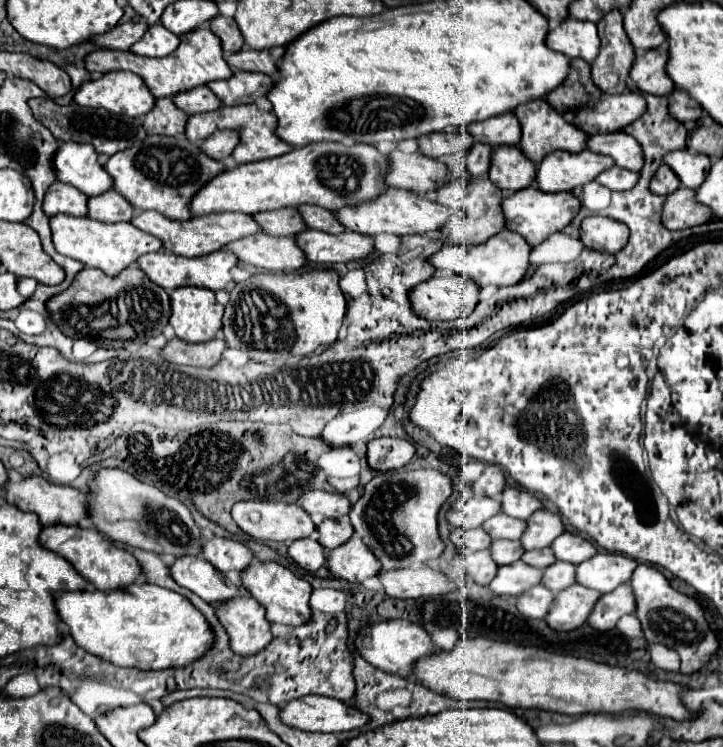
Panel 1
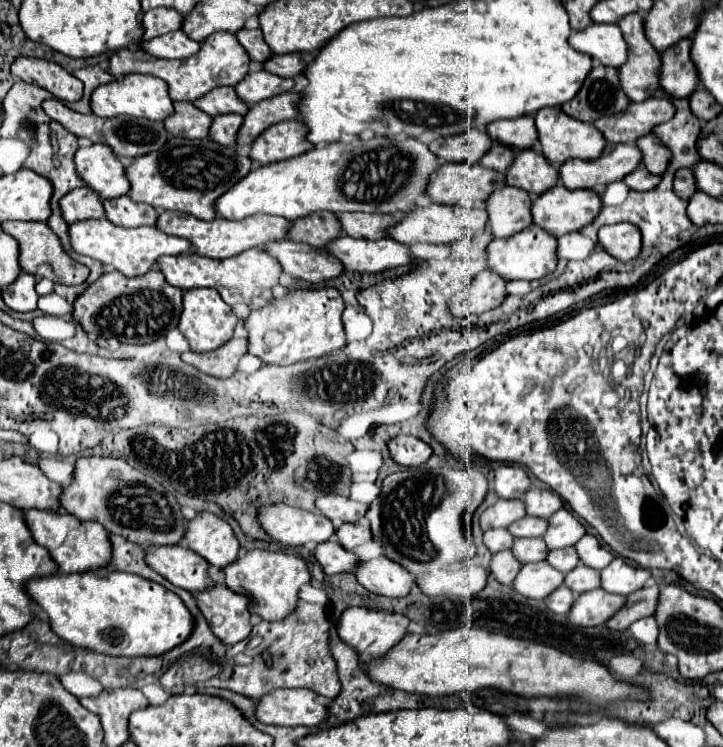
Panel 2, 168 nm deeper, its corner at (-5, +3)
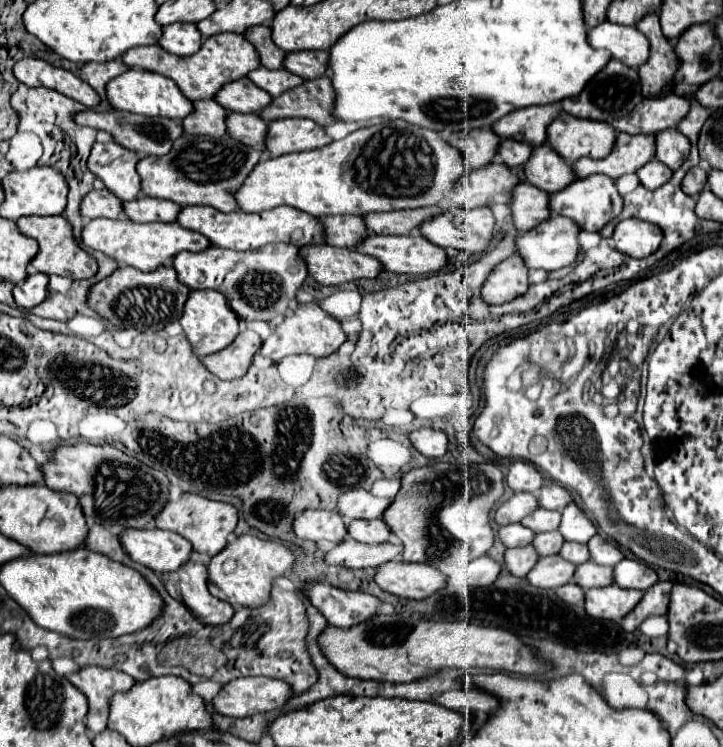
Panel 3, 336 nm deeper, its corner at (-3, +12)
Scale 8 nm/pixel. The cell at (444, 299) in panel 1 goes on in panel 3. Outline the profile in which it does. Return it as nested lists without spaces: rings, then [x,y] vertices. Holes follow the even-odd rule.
[[[511,256],[497,264],[481,288],[481,296],[487,304],[505,304],[523,296],[529,288],[527,268],[521,256]]]

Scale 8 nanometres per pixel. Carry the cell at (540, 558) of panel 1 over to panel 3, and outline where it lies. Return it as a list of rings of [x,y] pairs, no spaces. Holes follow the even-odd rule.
[[[565,542],[561,552],[559,552],[559,556],[569,560],[569,562],[573,562],[573,564],[577,564],[577,566],[587,562],[587,560],[591,560],[589,548],[585,544],[577,544],[577,542]]]

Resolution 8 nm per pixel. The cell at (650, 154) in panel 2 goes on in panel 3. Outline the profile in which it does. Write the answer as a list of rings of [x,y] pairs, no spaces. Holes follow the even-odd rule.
[[[669,128],[669,130],[663,130],[659,132],[657,136],[657,160],[663,162],[665,166],[669,166],[671,170],[677,170],[685,156],[689,156],[689,138],[687,136],[681,136],[681,132],[677,132],[675,128]]]

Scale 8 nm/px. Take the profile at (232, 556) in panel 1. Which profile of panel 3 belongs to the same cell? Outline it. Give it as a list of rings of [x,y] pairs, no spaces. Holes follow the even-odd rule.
[[[185,492],[179,500],[165,502],[165,508],[157,514],[155,526],[161,530],[171,530],[171,532],[181,534],[185,540],[191,542],[195,552],[205,552],[209,556],[215,556],[227,546],[227,536],[235,530],[237,520],[239,518],[237,518],[235,506],[225,504],[225,502],[215,502],[199,494]]]

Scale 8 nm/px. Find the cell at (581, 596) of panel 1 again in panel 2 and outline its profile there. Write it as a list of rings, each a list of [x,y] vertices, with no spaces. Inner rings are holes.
[[[605,589],[585,591],[571,605],[567,619],[571,625],[579,625],[579,627],[603,625],[615,611],[623,607],[623,603],[625,603],[623,595],[607,593]]]

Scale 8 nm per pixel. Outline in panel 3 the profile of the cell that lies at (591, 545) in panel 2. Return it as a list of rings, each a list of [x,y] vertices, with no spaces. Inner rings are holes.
[[[599,534],[593,536],[587,546],[591,550],[591,560],[601,564],[601,566],[615,566],[615,564],[619,564],[625,558],[623,552],[615,544],[611,544],[609,540],[605,540]]]

